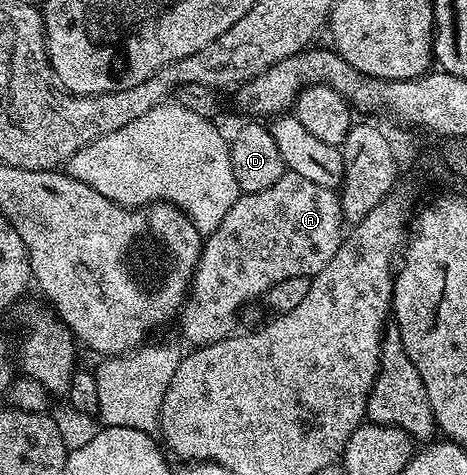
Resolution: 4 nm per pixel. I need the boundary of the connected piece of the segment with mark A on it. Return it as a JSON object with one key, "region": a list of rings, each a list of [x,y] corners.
{"region":[[[286,170],[281,181],[261,193],[240,194],[221,225],[203,239],[203,251],[191,285],[179,308],[179,331],[192,348],[204,347],[236,334],[235,318],[246,303],[266,296],[277,281],[315,275],[343,243],[345,220],[338,194]]]}

